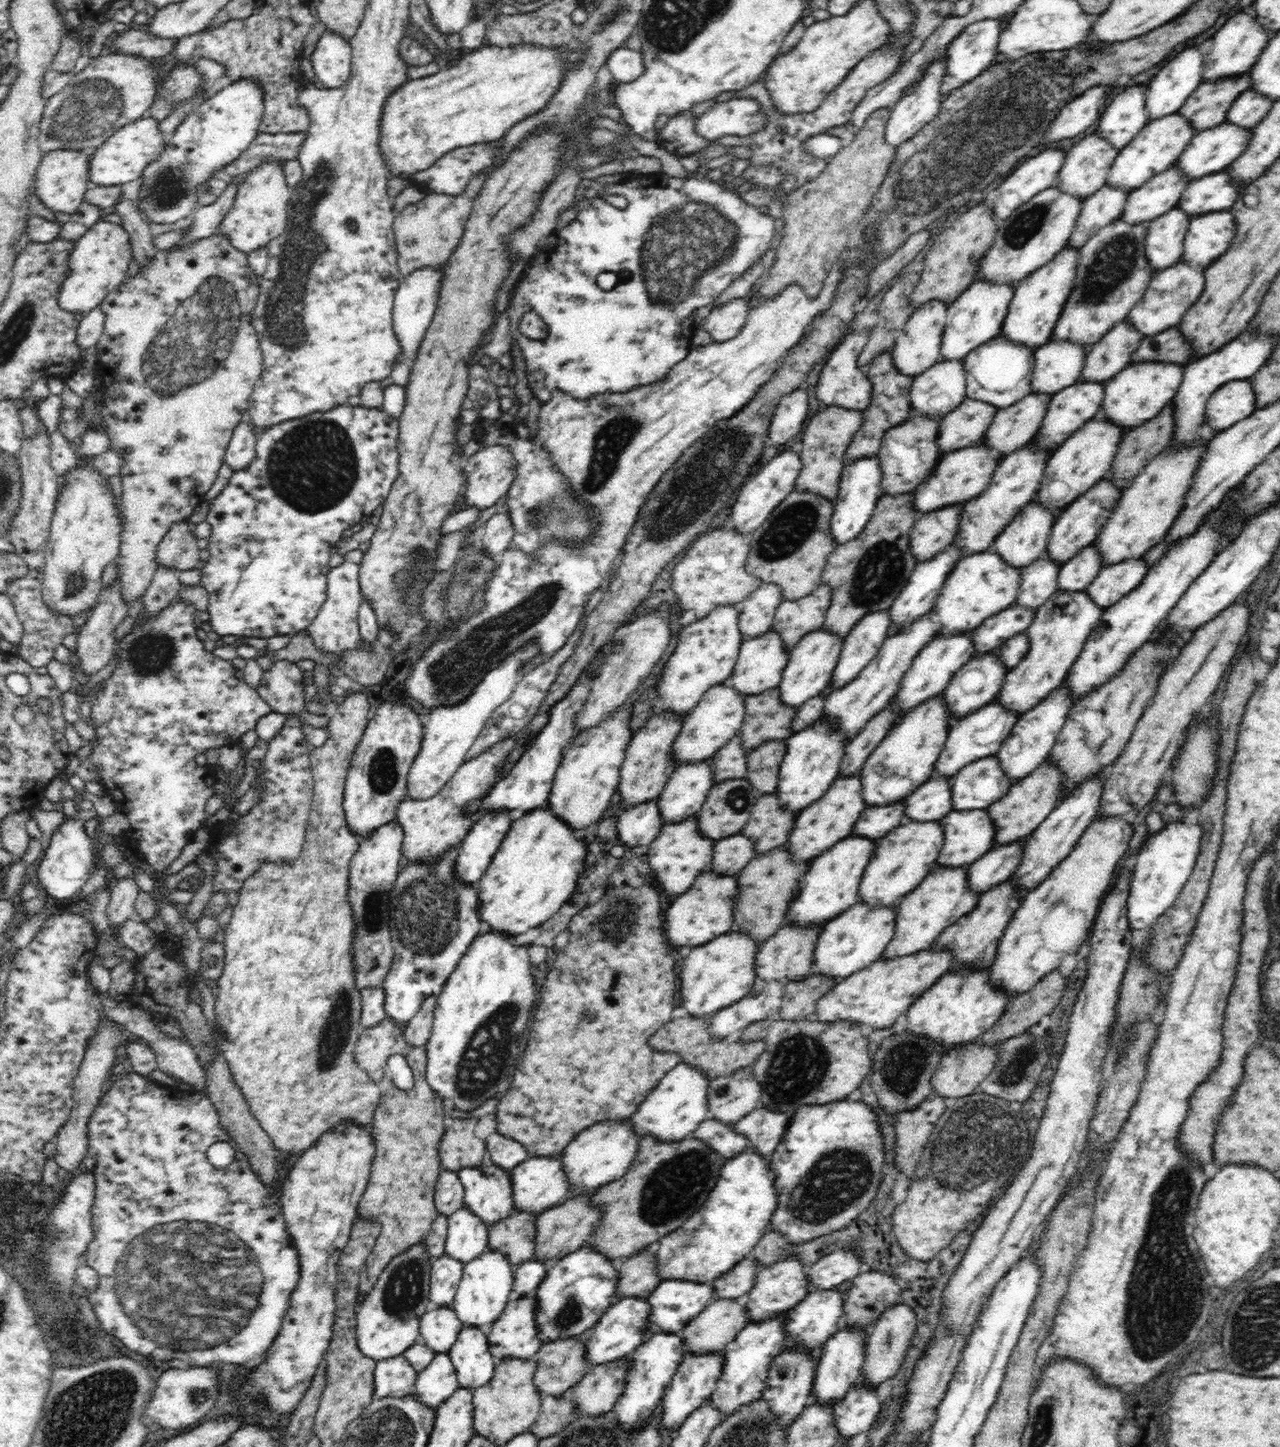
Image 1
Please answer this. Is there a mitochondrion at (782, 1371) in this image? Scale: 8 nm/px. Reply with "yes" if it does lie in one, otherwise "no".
yes

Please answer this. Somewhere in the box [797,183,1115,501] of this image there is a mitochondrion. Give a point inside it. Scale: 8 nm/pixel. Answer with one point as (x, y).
(1025, 225)

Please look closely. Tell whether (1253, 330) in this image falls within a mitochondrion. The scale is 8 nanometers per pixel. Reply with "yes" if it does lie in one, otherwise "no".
no

